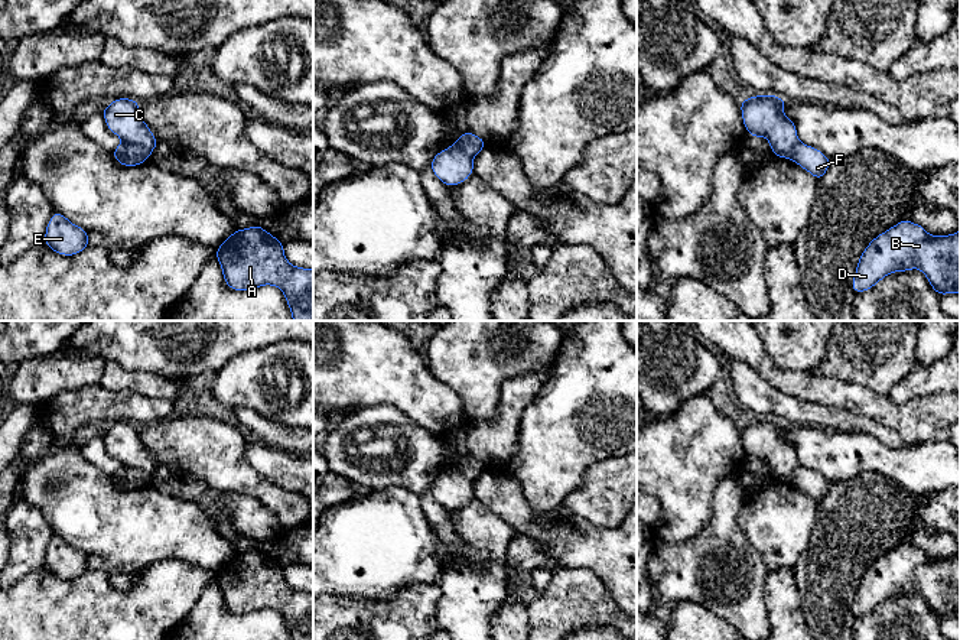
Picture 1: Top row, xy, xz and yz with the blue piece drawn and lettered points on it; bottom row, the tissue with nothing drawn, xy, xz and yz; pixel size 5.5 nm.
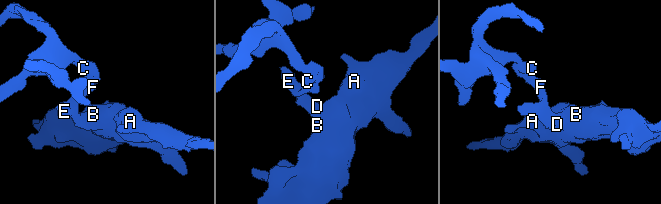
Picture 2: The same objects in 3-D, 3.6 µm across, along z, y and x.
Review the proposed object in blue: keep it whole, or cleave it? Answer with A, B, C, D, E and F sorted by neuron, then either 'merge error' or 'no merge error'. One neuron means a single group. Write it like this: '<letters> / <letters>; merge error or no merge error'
A B D E F / C; merge error

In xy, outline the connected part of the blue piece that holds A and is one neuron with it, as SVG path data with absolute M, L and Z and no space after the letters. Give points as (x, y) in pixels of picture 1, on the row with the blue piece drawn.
M260 225L235 230L217 250L227 286L248 290L264 285L277 286L286 296L293 321L313 321L313 269L292 266L283 243Z

